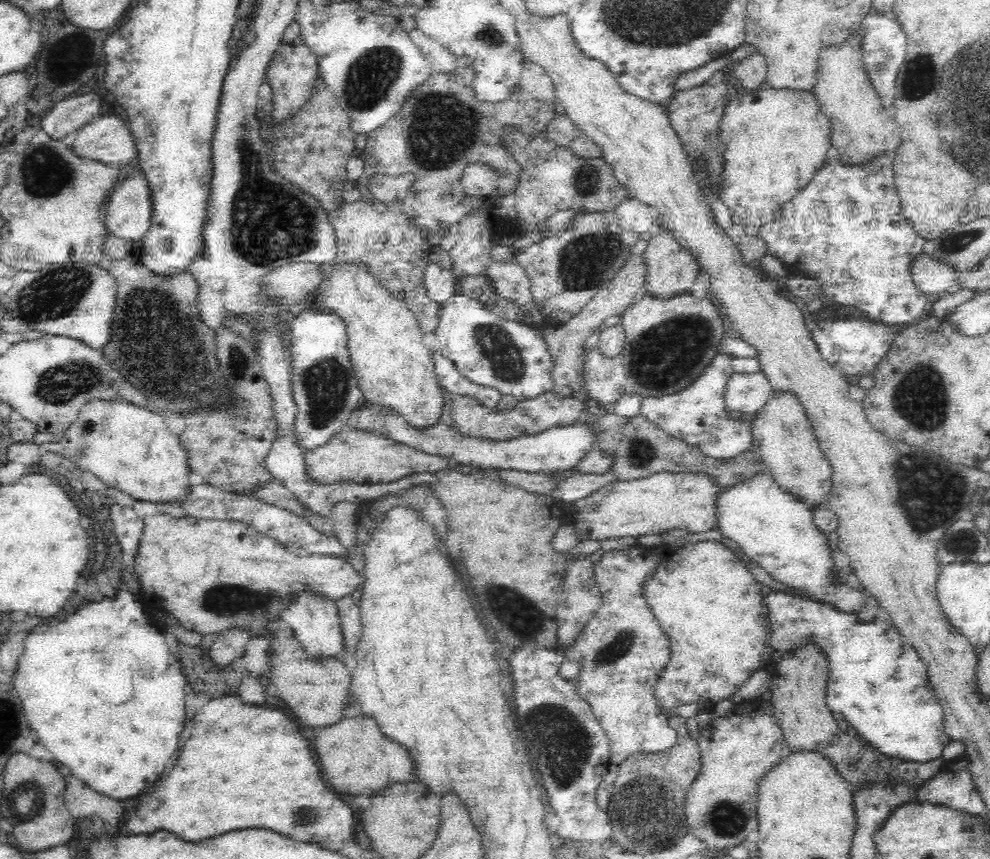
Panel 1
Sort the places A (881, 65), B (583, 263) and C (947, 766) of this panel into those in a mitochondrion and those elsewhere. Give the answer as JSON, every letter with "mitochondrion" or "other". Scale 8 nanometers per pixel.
{"A":"mitochondrion","B":"mitochondrion","C":"other"}

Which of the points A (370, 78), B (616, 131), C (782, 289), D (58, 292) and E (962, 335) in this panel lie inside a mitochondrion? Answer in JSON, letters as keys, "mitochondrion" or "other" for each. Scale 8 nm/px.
{"A":"mitochondrion","B":"other","C":"other","D":"mitochondrion","E":"other"}

